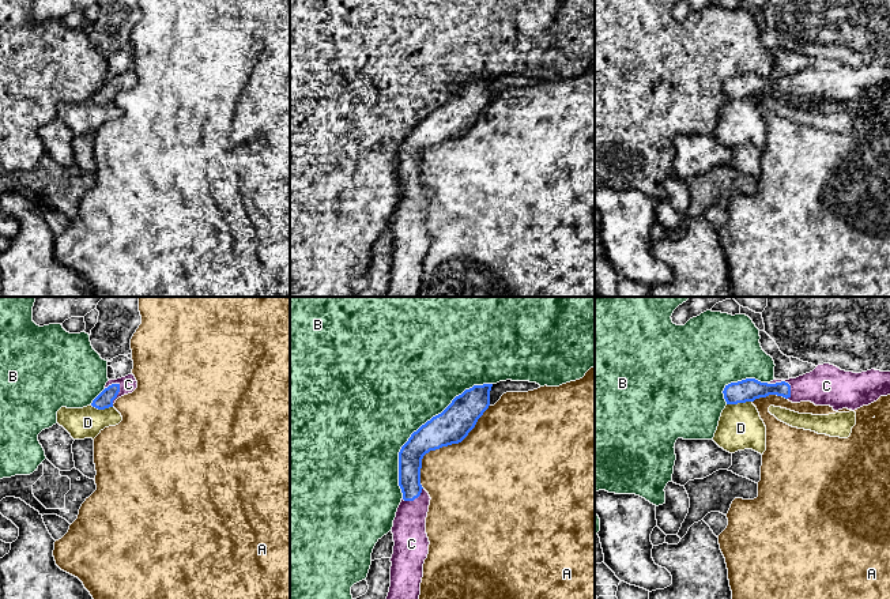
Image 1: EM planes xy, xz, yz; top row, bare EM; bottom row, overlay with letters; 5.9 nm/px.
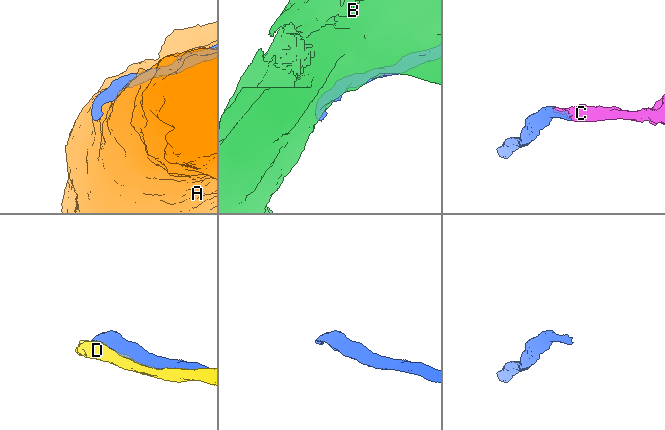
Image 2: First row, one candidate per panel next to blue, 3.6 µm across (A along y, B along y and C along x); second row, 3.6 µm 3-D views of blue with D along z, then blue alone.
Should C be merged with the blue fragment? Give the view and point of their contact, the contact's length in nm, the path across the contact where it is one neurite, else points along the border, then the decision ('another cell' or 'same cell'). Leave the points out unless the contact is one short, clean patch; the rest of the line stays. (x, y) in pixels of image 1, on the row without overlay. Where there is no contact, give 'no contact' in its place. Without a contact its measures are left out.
contact yz (784, 76); length 170 nm; way yz (749, 85), (773, 83), (784, 76), (789, 81), (826, 81); same cell

